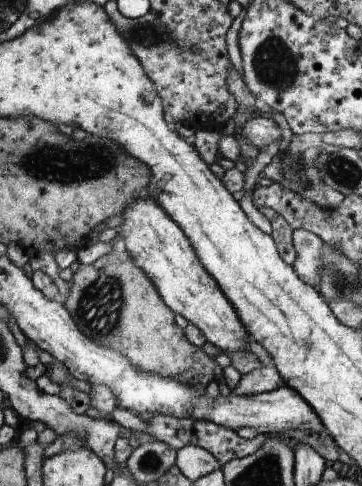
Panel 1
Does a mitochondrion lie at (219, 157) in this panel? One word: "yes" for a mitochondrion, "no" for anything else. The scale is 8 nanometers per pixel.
no

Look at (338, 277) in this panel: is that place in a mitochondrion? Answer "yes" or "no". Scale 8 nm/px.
yes

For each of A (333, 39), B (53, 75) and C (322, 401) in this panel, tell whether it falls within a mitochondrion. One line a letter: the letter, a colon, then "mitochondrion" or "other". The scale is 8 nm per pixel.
A: other
B: other
C: other

